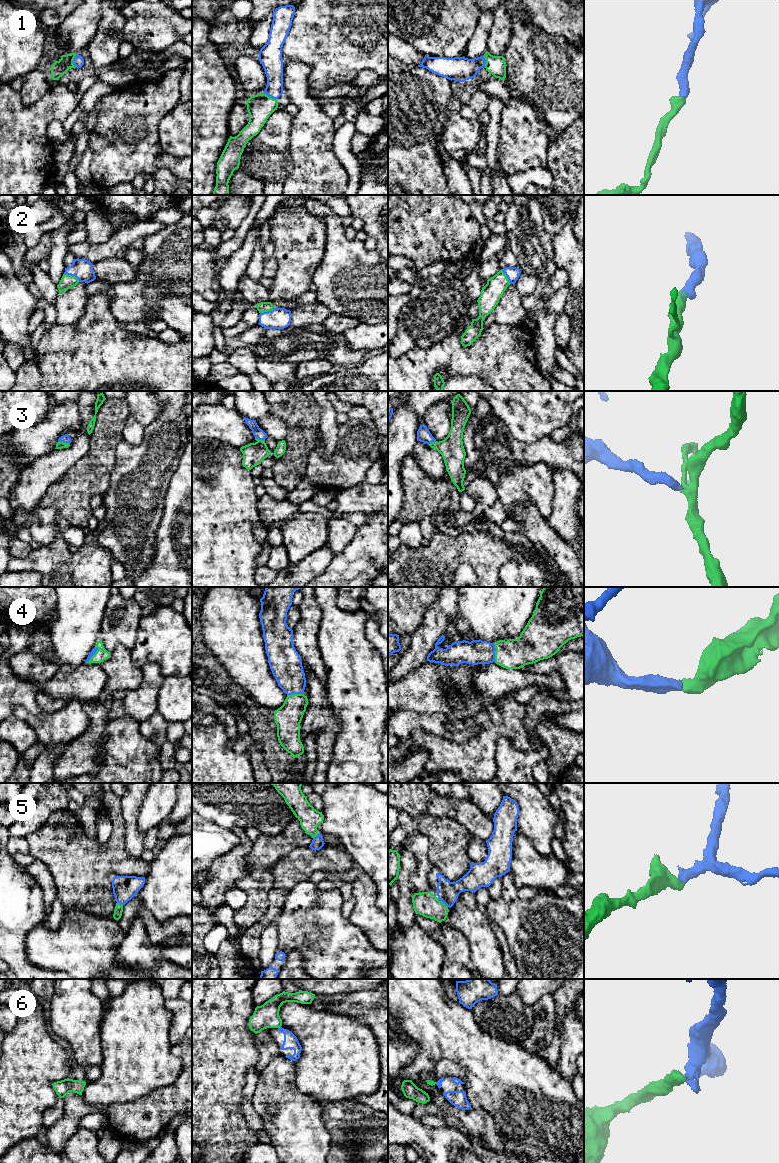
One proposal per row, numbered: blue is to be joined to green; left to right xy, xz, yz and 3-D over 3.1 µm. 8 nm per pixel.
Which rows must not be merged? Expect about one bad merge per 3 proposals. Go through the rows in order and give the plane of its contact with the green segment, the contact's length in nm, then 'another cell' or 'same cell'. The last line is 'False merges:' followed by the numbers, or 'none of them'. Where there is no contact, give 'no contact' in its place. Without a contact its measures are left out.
1: contact in xy; length 110 nm; same cell
2: contact in xy; length 140 nm; same cell
3: contact in xy; length 100 nm; same cell
4: contact in xy; length 160 nm; same cell
5: contact in yz; length 110 nm; same cell
6: contact in xz; length 30 nm; another cell
False merges: 6

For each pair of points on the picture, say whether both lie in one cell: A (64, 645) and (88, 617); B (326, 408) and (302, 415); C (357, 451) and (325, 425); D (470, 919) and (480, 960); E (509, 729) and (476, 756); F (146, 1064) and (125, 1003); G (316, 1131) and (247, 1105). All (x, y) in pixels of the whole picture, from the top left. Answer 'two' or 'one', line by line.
A: one
B: two
C: two
D: one
E: one
F: one
G: two

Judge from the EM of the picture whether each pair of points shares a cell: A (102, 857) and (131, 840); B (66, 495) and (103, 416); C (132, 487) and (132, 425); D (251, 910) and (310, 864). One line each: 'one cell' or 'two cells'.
A: two cells
B: one cell
C: two cells
D: two cells

